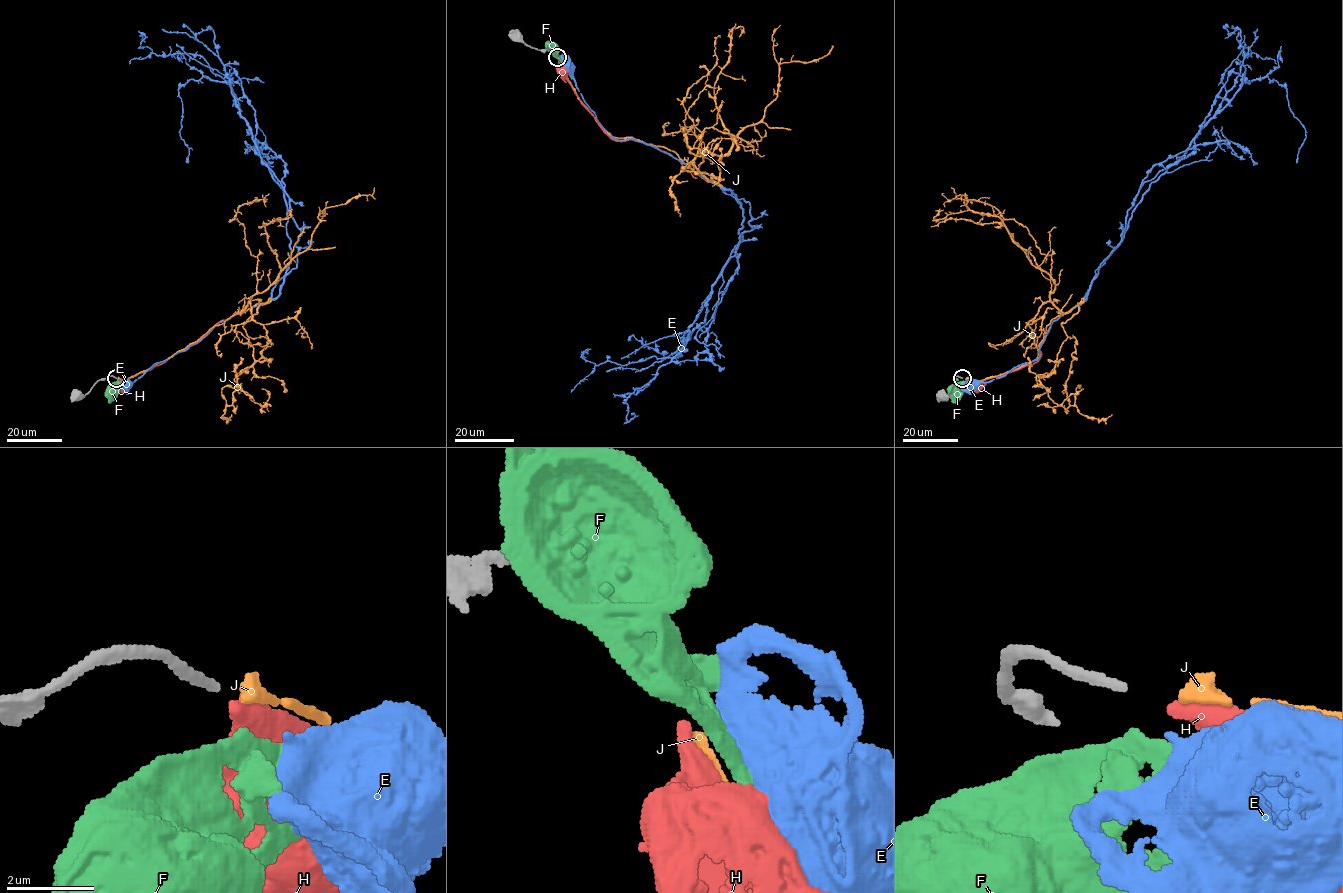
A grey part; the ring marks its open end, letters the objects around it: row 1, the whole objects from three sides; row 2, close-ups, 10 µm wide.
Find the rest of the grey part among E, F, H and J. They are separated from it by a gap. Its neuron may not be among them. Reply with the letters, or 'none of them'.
J

